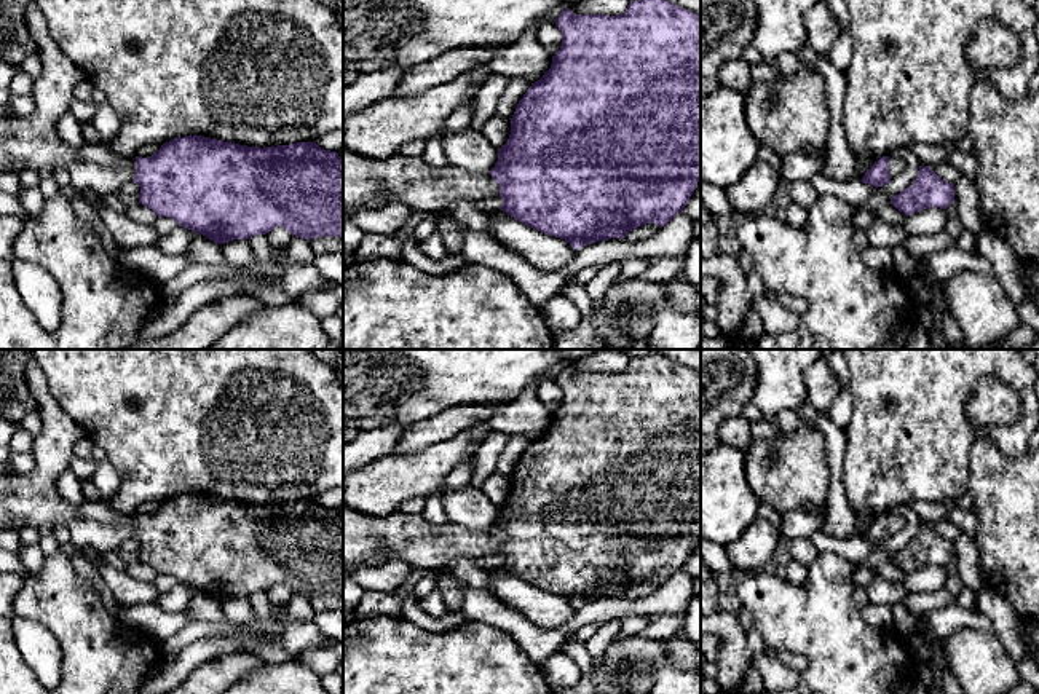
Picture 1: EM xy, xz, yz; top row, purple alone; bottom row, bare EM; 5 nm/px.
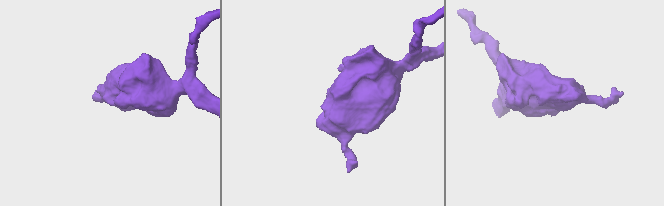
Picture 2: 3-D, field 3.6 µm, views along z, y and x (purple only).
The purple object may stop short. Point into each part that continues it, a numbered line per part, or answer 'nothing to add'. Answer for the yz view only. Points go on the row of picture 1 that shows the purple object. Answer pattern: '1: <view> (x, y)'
1: yz (897, 166)

